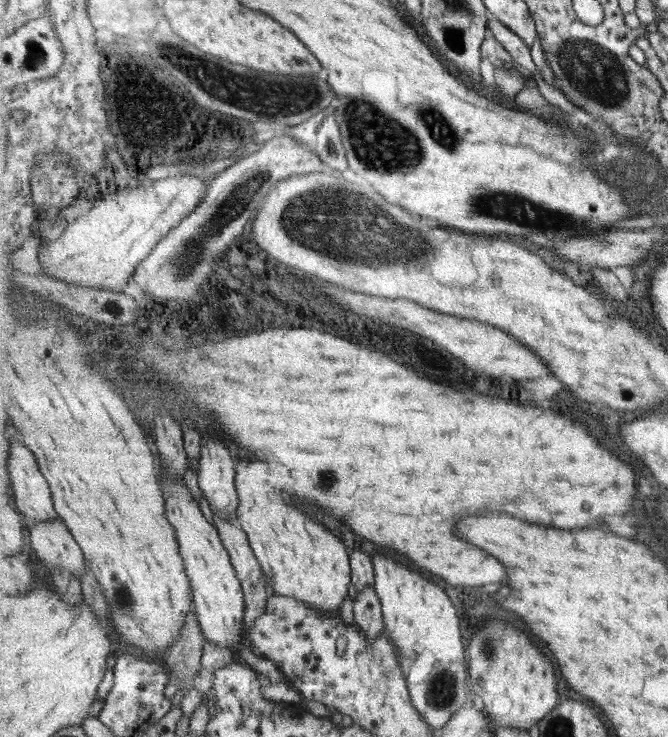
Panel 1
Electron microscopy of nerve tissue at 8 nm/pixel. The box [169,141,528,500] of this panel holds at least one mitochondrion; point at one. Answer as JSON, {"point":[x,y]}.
{"point":[348,230]}

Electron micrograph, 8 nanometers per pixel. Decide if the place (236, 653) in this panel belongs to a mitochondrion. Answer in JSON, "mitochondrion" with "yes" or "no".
{"mitochondrion":"no"}

